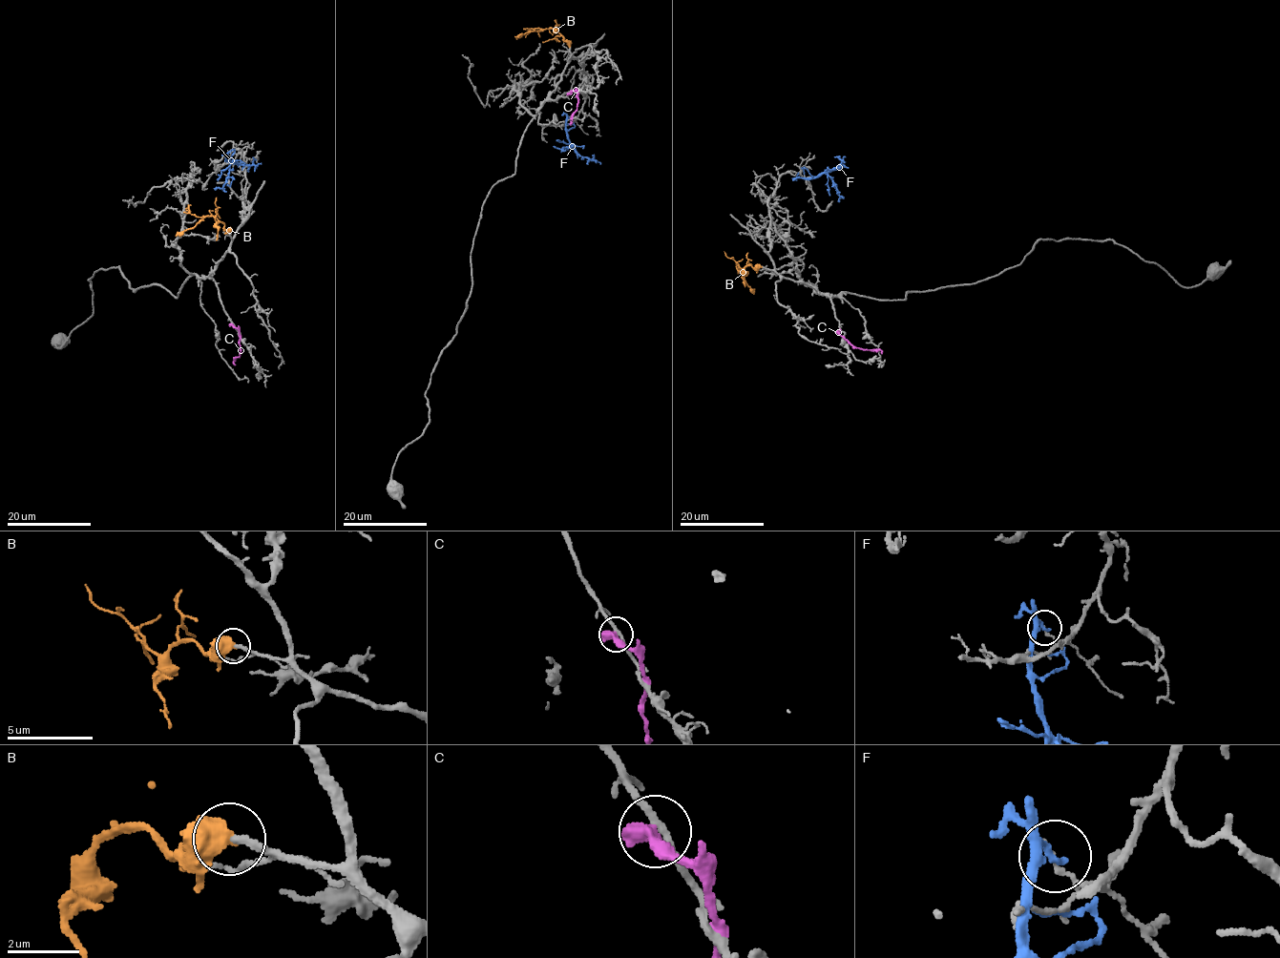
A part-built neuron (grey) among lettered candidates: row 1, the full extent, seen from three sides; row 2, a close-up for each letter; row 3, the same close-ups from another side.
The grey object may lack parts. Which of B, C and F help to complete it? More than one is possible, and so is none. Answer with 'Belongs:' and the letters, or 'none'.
Belongs: B

